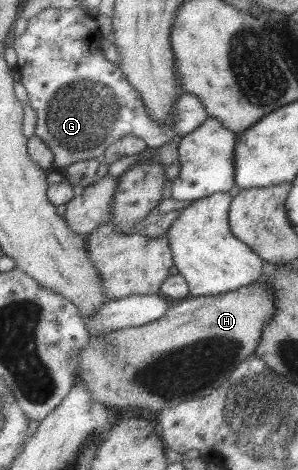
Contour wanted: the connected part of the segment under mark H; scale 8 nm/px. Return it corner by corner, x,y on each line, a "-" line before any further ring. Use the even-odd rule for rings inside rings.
260,275
250,285
234,291
212,296
190,296
172,301
172,305
154,321
139,327
124,327
109,332
102,339
90,338
90,341
77,355
78,375
73,379
73,386
83,385
90,399
110,407
141,408
150,415
163,407
174,406
189,399
200,399
225,382
227,374
241,361
253,353
260,339
264,322
274,311
273,295
267,289
267,277

